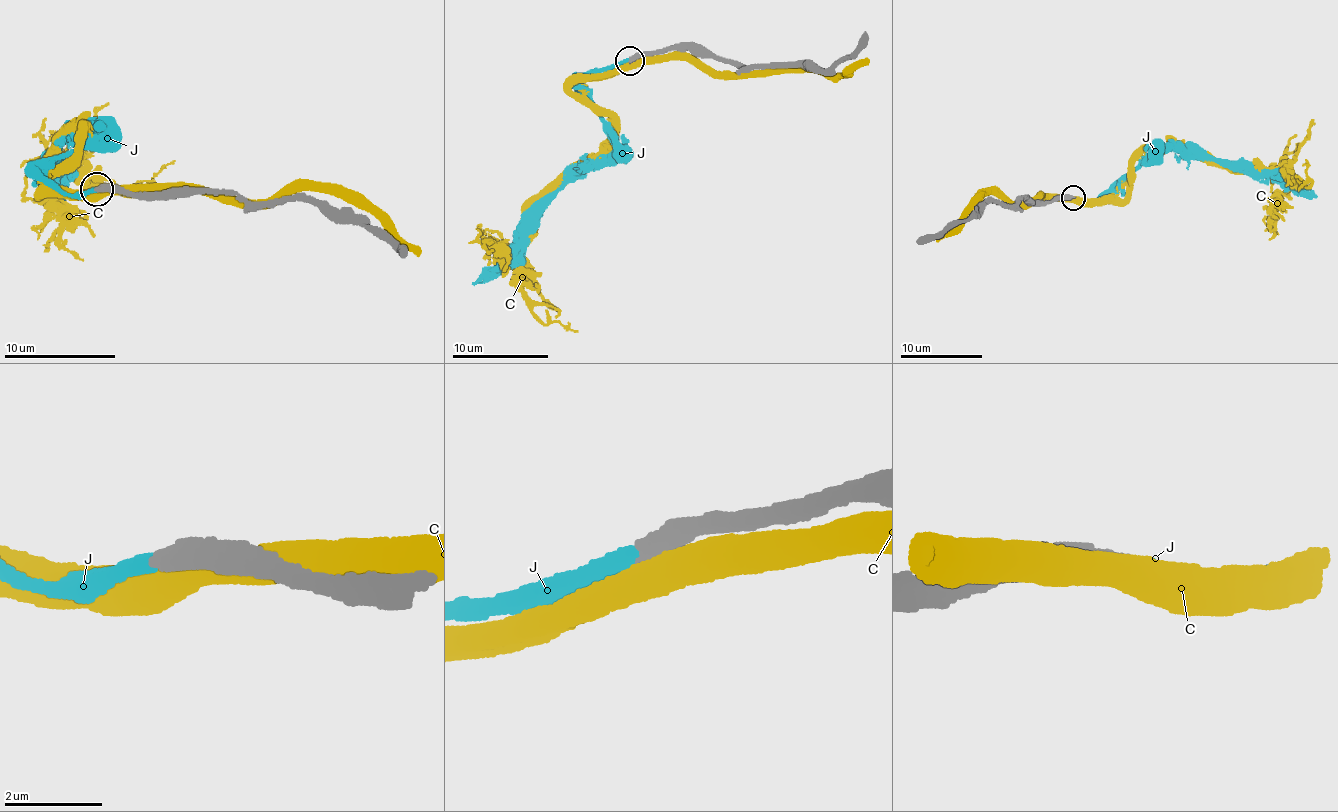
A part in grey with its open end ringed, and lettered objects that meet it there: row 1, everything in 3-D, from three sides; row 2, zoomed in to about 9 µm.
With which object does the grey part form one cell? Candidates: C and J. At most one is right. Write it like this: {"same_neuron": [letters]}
{"same_neuron": ["J"]}

